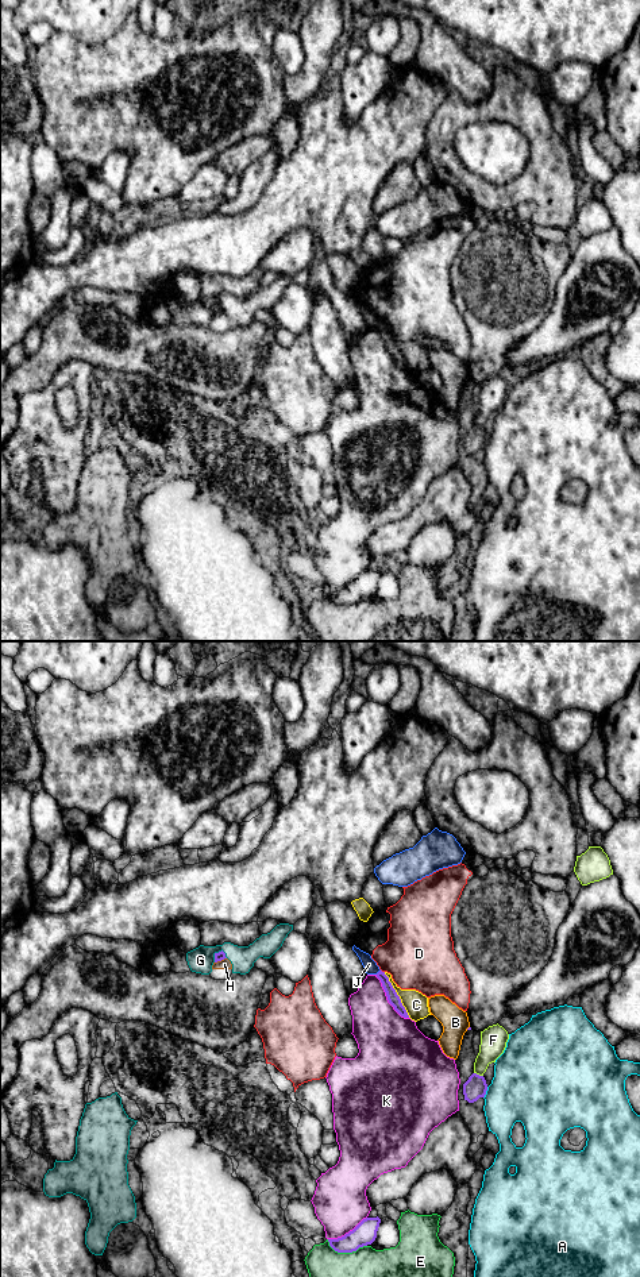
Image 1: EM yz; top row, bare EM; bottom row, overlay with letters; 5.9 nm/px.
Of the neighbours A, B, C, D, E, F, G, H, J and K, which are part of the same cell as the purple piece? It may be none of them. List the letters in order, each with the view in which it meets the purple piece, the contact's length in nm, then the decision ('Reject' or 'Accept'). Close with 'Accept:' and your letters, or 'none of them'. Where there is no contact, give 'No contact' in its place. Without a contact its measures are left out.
A: Touches purple in yz. Shared border 80 nm. Reject
B: No contact. Reject
C: Touches purple in yz. Shared border 320 nm. Reject
D: Touches purple in yz. Shared border 30 nm. Reject
E: Touches purple in yz. Shared border 240 nm. Reject
F: Touches purple in yz. Shared border 60 nm. Reject
G: Touches purple in yz. Shared border 90 nm. Reject
H: Touches purple in yz. Shared border 80 nm. Reject
J: Touches purple in yz. Shared border 40 nm. Reject
K: Touches purple in yz. Shared border 320 nm. Reject
Accept: none of them

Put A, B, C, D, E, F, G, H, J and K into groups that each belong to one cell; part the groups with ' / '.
A / B / C / D / E / F / G / H / J / K

